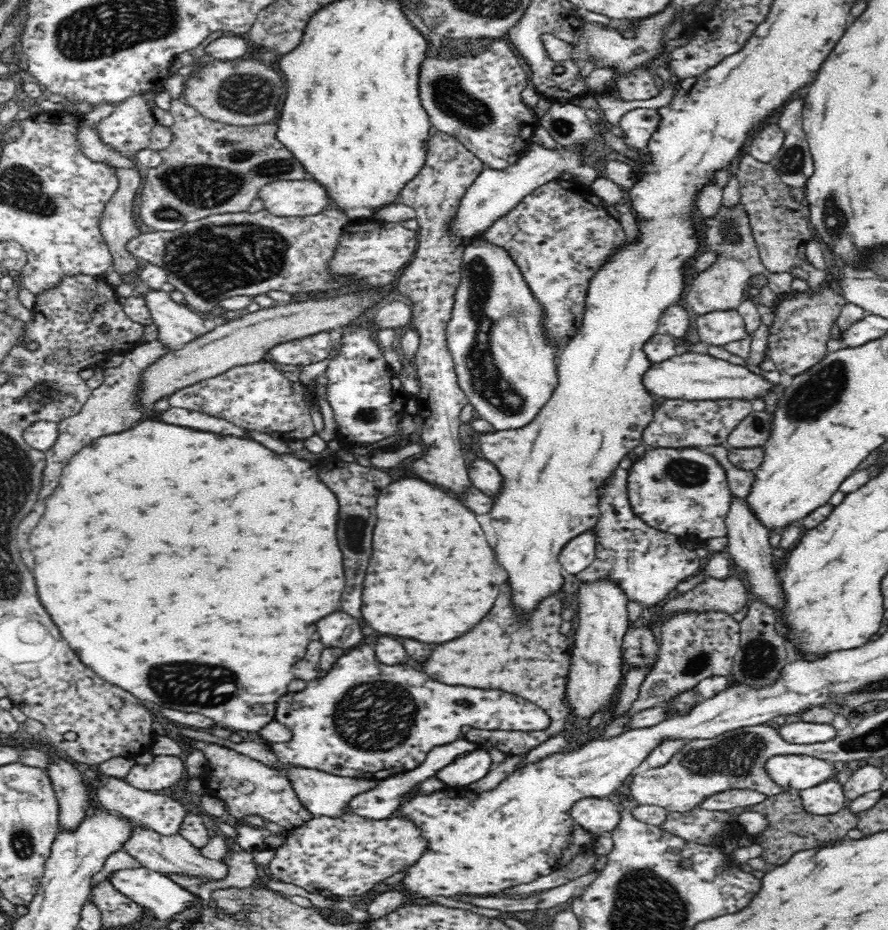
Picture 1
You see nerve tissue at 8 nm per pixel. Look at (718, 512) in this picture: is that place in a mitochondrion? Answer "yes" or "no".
no

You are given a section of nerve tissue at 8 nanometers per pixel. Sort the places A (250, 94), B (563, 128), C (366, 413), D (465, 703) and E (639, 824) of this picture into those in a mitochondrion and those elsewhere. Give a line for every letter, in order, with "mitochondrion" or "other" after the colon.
A: mitochondrion
B: mitochondrion
C: mitochondrion
D: other
E: other

